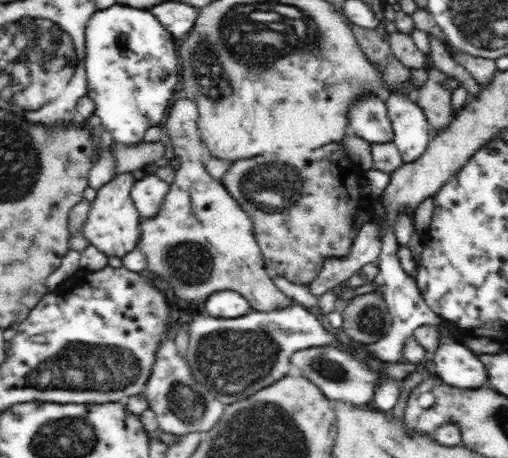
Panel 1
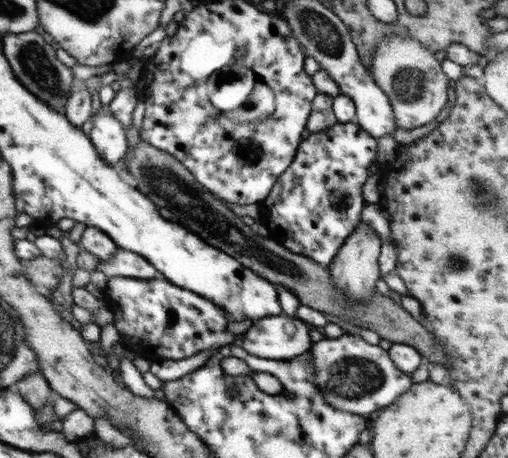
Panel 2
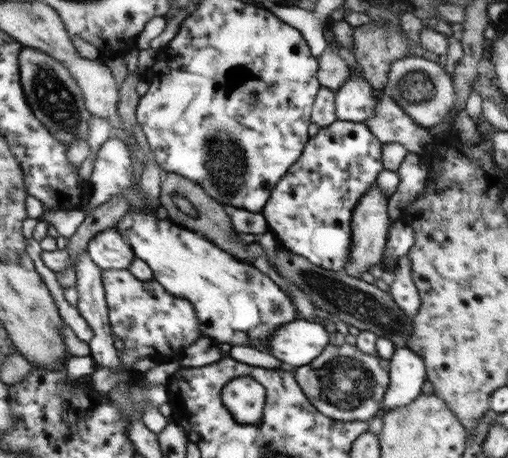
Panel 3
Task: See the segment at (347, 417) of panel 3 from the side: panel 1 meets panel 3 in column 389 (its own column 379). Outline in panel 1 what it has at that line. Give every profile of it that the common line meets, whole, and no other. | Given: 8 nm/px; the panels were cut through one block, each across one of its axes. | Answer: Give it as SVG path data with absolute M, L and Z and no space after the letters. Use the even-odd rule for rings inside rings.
M320 345L296 352L291 360L291 372L308 376L308 379L318 385L332 402L339 400L355 404L356 407L372 406L376 386L380 384L379 376L369 369L367 362L360 360L360 357L353 356L351 352L348 352L348 348L340 348L335 345Z

